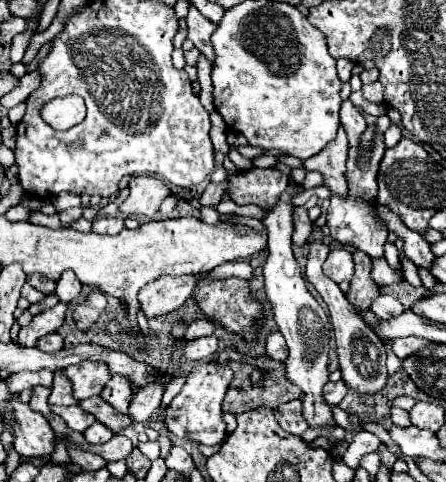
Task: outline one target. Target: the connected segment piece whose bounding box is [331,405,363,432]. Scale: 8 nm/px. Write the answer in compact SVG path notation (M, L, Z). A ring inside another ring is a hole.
M331 405L333 416L337 422L338 426L341 426L346 431L355 431L359 432L361 431L361 428L363 429L363 426L361 427L360 424L354 425L349 421L348 414L341 410L338 405Z

